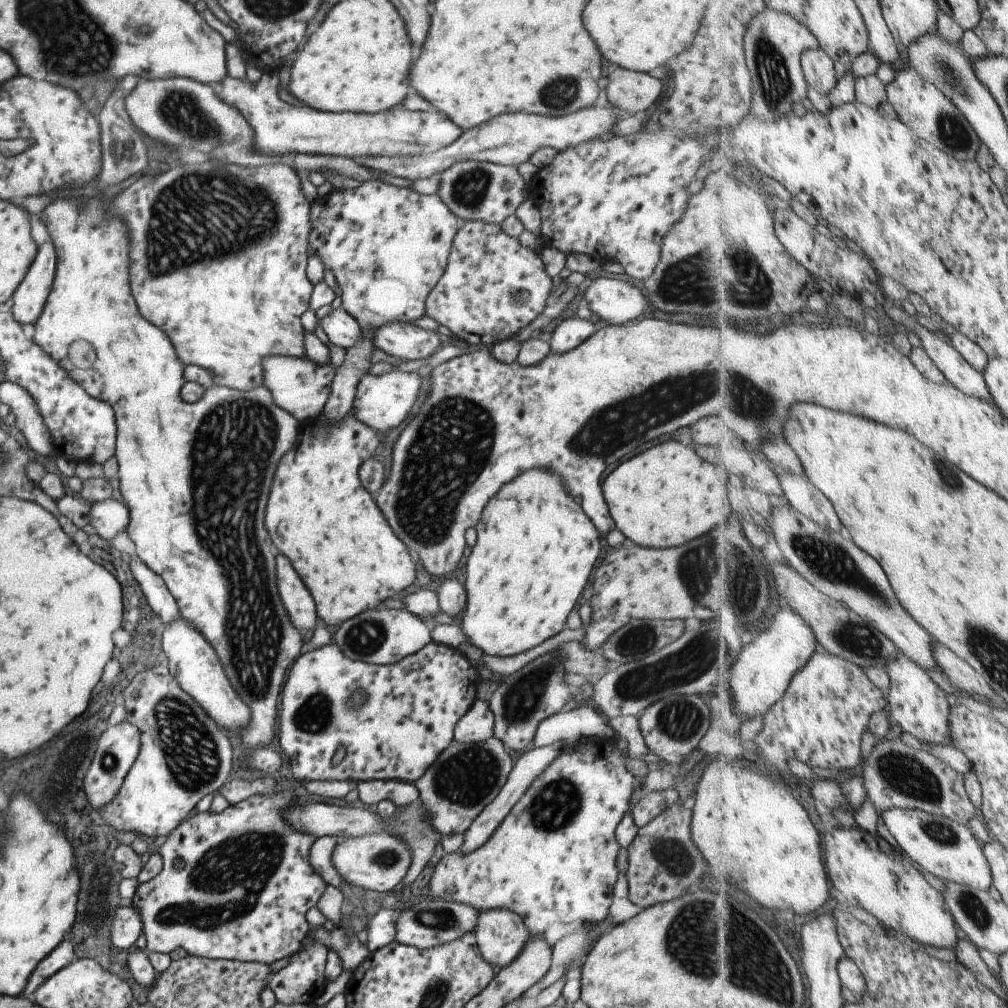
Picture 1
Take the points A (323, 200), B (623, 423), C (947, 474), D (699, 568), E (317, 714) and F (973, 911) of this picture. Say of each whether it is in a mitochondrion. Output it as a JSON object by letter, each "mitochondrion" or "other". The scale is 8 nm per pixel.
{"A":"other","B":"mitochondrion","C":"mitochondrion","D":"mitochondrion","E":"mitochondrion","F":"mitochondrion"}

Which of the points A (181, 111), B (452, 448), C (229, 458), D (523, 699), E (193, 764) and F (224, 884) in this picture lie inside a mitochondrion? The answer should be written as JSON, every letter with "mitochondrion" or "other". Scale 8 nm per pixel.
{"A":"mitochondrion","B":"mitochondrion","C":"mitochondrion","D":"mitochondrion","E":"mitochondrion","F":"mitochondrion"}

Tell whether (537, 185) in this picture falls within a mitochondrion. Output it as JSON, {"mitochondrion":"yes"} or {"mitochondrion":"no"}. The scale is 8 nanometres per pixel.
{"mitochondrion":"no"}

